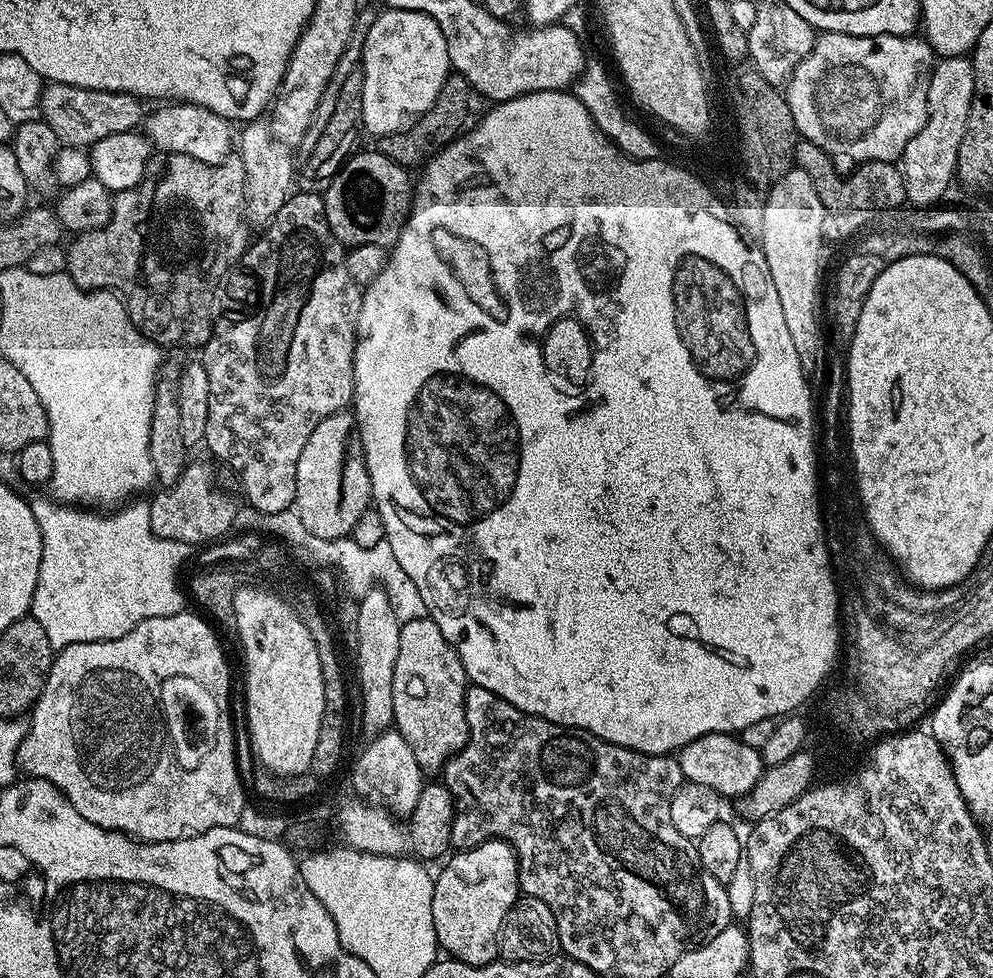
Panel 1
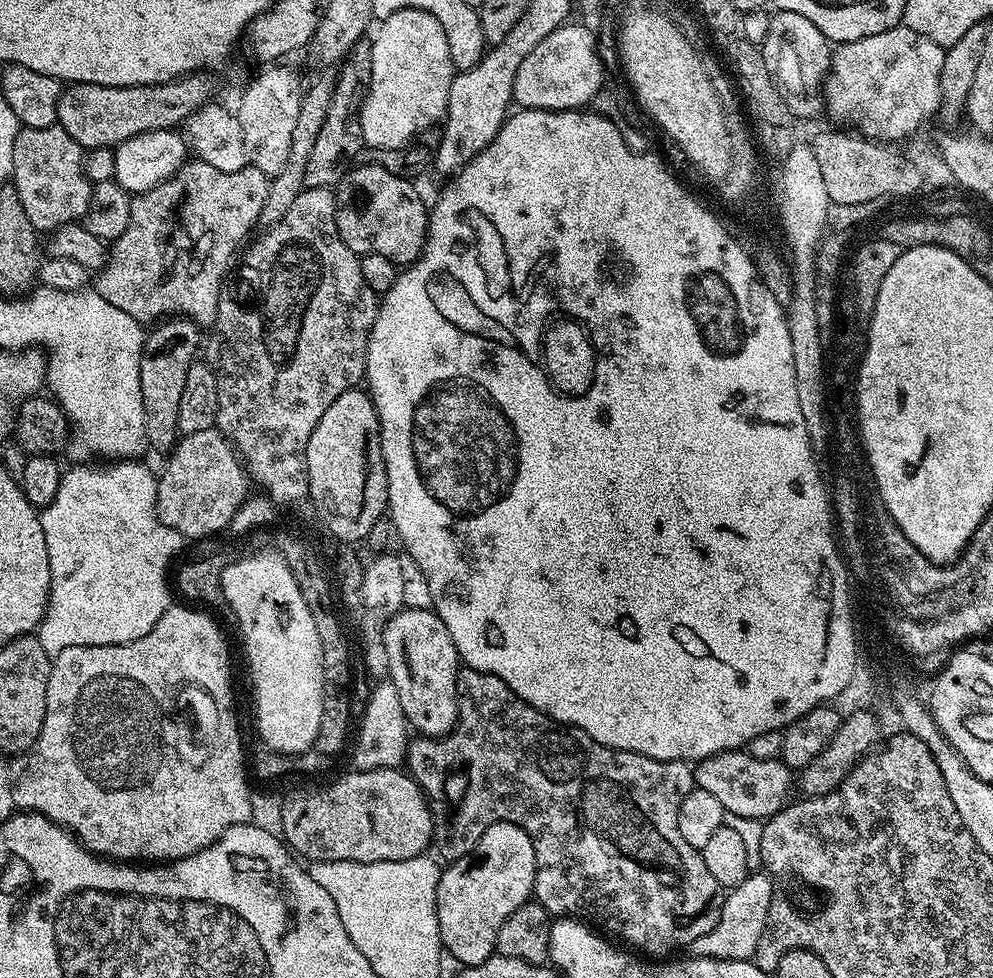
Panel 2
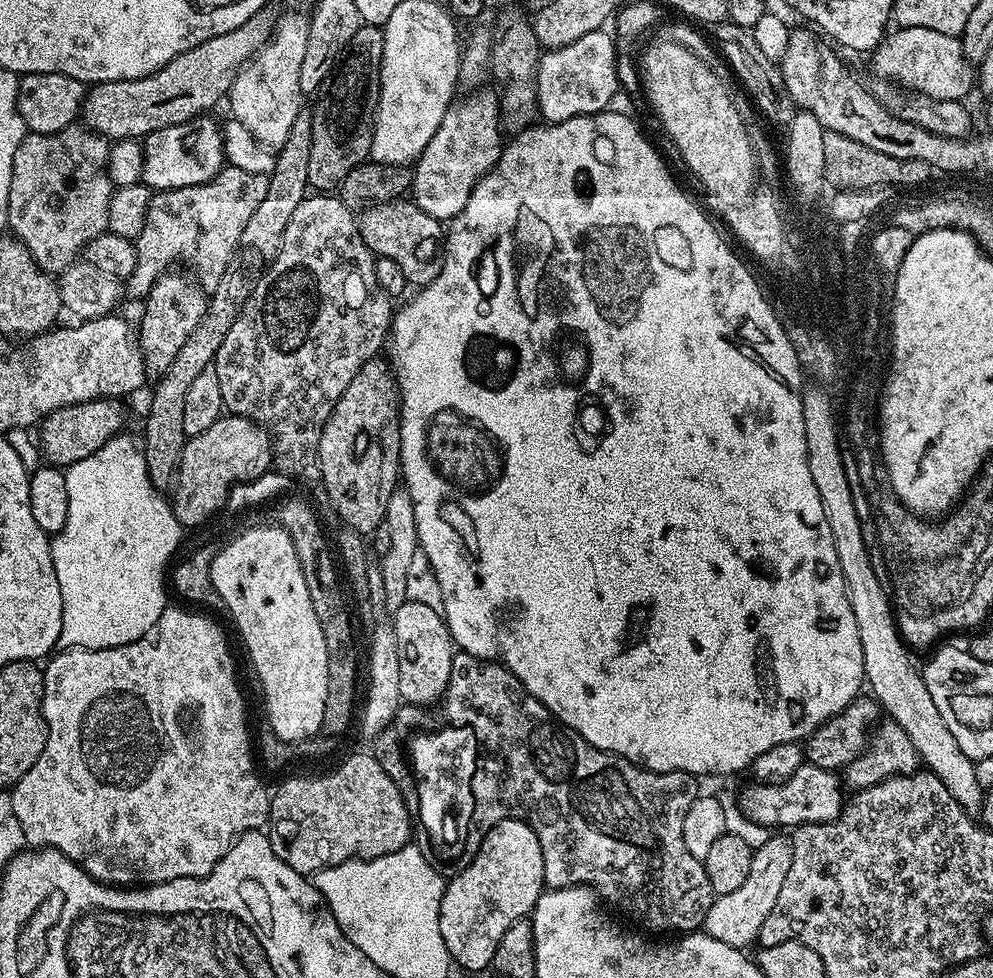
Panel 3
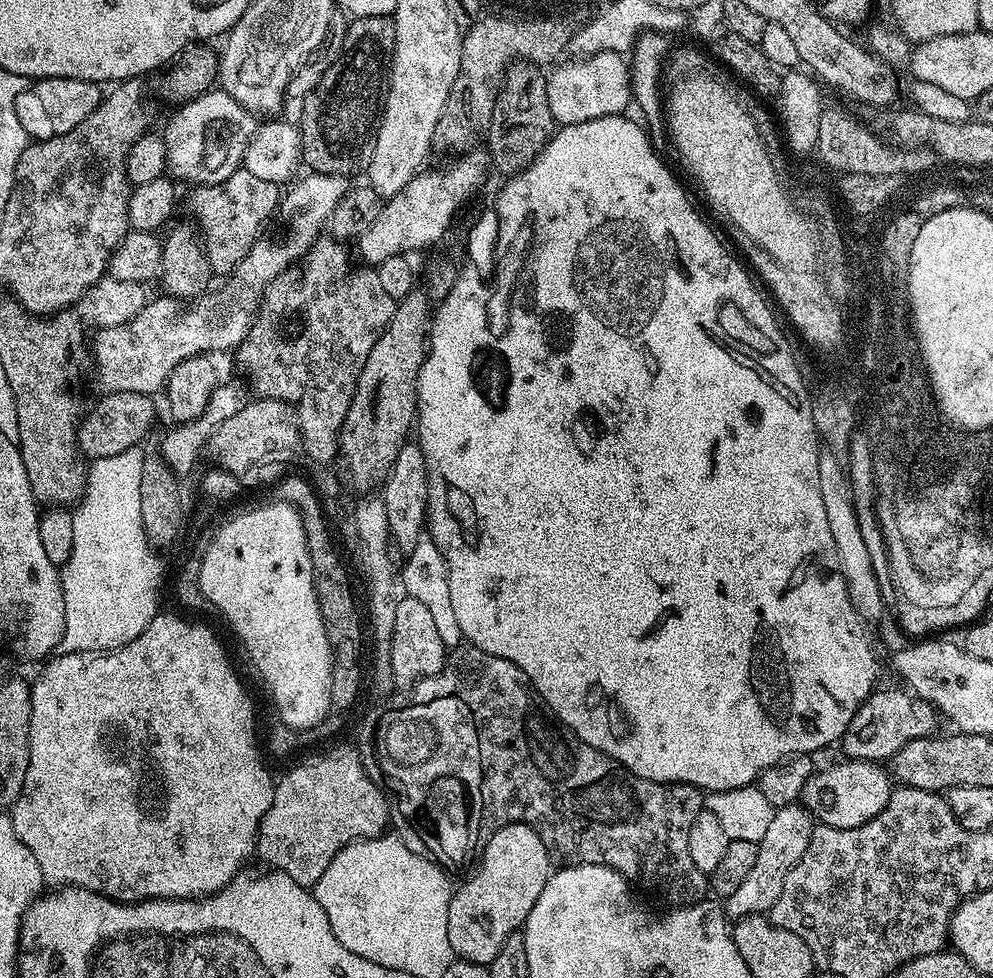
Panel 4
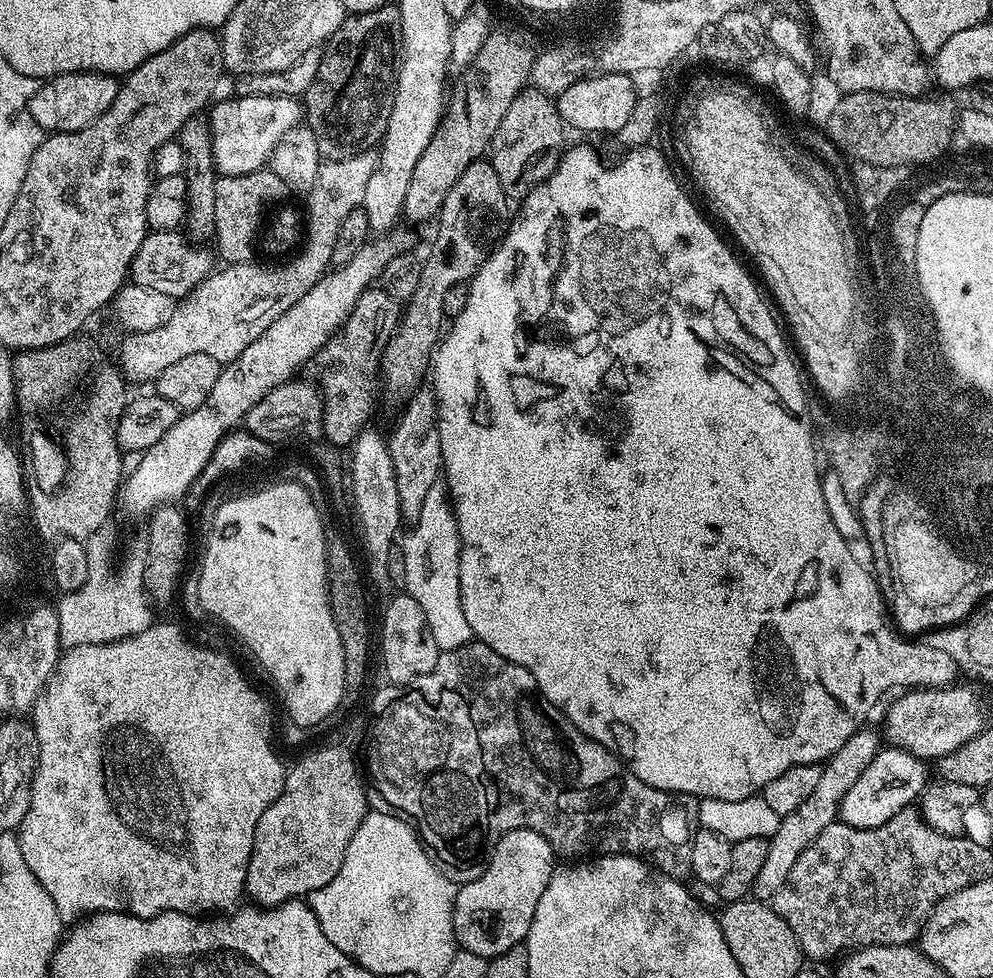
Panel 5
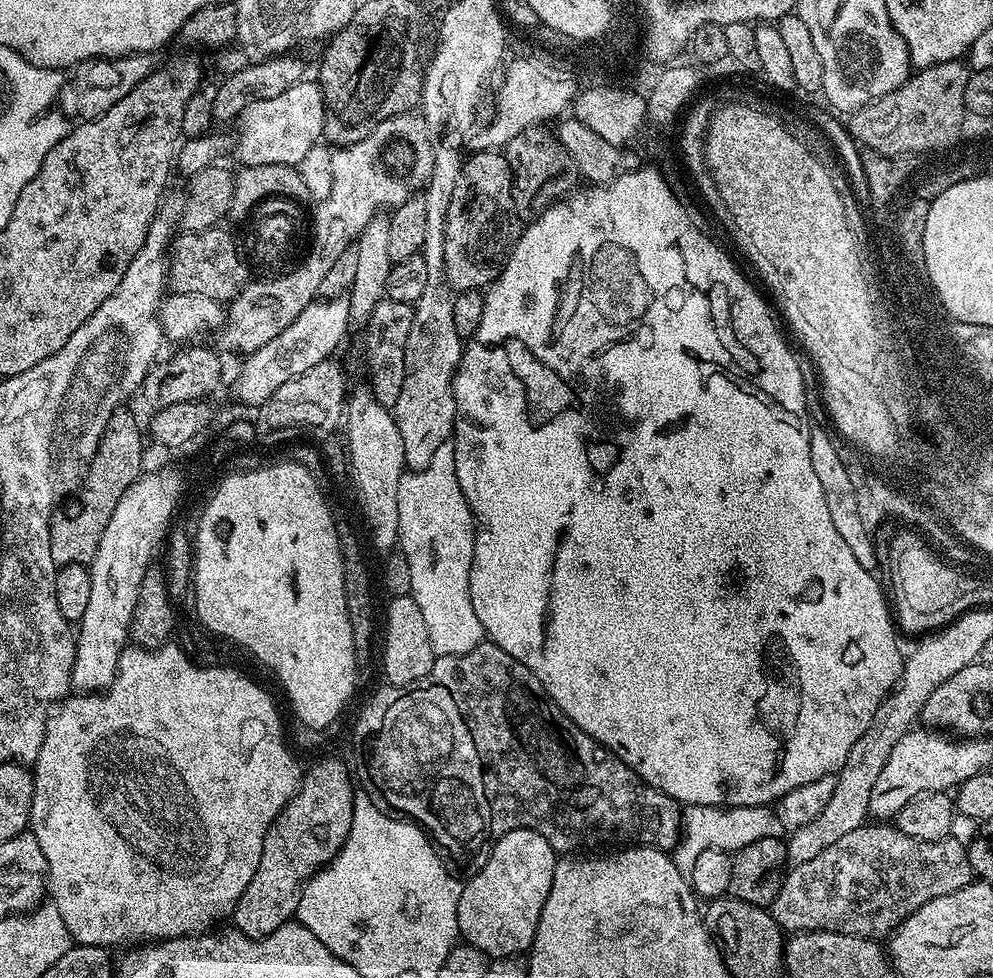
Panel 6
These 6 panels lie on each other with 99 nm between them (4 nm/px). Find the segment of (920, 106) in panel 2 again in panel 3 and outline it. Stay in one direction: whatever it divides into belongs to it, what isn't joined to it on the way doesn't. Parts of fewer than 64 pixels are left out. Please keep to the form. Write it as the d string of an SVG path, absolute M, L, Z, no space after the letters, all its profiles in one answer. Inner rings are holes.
M896 28L885 35L870 59L873 70L885 76L888 82L895 82L907 91L921 92L930 98L963 101L964 95L974 88L974 68L964 57L959 39L938 30Z

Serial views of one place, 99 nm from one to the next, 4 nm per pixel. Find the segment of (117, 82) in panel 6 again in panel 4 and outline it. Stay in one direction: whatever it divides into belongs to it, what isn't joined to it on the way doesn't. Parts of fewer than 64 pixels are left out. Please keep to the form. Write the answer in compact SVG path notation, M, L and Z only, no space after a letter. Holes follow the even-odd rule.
M46 78L29 83L16 99L18 122L22 122L22 130L33 141L66 134L66 130L74 130L78 122L94 114L102 99L100 88L99 83L78 78Z

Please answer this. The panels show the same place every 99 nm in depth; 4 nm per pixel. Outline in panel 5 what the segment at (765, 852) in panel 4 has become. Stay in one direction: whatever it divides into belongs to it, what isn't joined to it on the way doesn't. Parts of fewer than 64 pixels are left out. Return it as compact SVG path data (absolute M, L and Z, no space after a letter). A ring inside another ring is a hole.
M861 728L826 761L820 769L818 786L814 786L814 794L810 794L810 798L806 798L806 802L802 802L798 810L786 814L781 819L778 830L770 838L766 863L752 887L752 892L759 899L771 901L772 897L778 894L778 890L782 890L790 870L794 870L794 862L798 862L798 858L811 846L814 838L818 838L818 834L822 834L822 830L826 830L828 824L837 823L841 798L846 794L846 790L850 790L850 786L854 786L854 782L858 782L862 770L870 766L870 762L882 747L881 737L877 733L876 737L870 728Z

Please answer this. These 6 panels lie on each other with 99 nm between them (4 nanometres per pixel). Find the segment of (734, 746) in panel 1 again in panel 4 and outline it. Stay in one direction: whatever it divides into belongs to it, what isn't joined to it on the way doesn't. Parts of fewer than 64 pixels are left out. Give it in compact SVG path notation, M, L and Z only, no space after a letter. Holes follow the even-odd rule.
M845 759L844 764L832 764L829 768L813 771L806 782L802 797L803 807L812 813L820 824L838 830L850 830L870 822L890 802L894 780L883 763L874 760Z

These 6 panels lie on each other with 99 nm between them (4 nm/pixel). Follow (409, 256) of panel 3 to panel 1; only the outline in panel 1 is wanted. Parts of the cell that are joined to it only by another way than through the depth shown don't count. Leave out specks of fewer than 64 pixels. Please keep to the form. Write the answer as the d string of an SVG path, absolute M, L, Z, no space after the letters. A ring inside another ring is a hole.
M353 151L322 193L326 222L338 243L348 248L373 244L391 249L412 209L414 180L408 177L411 176L409 169L386 158L386 154L360 151Z

